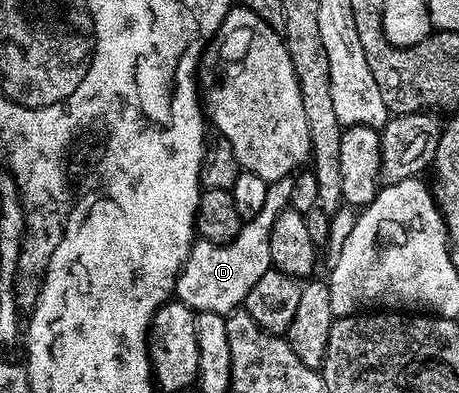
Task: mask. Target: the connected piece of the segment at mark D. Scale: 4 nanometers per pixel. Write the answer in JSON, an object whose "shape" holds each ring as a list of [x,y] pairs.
{"shape":[[[292,176],[272,180],[263,208],[253,220],[242,224],[233,241],[225,245],[202,239],[194,242],[189,249],[189,256],[185,258],[185,266],[177,274],[175,295],[180,302],[186,303],[194,313],[215,312],[223,316],[228,316],[230,312],[242,306],[255,282],[272,268],[270,229],[279,213],[289,207],[293,184]]]}

